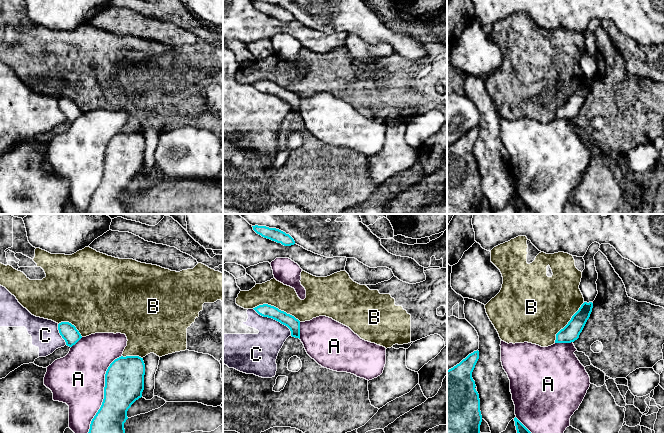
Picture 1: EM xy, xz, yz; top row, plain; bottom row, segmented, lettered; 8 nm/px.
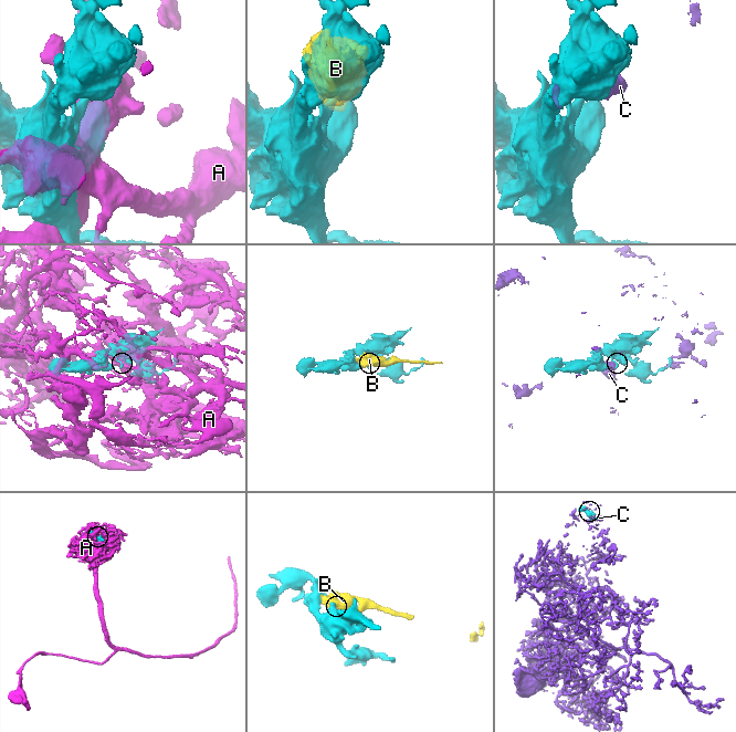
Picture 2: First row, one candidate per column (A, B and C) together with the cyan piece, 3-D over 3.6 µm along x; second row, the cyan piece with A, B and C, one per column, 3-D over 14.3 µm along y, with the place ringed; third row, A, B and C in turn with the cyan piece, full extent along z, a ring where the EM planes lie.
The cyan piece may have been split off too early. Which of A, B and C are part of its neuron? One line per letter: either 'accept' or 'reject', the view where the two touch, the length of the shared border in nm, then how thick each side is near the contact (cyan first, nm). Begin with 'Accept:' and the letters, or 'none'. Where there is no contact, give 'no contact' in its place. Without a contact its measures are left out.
Accept: none
A: reject; contact in xy; length 700 nm; calibres 320 and 440 nm
B: reject; contact in xz; length 400 nm; calibres 110 and 200 nm
C: reject; contact in xz; length 380 nm; calibres 110 and 260 nm

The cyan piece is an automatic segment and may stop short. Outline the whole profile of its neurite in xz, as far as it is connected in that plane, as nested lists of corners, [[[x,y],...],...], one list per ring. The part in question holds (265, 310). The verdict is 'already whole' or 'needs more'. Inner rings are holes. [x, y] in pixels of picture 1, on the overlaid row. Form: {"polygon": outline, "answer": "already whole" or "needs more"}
{"polygon": [[[263,304],[253,308],[259,315],[272,318],[281,324],[287,326],[291,331],[291,336],[300,339],[300,321],[294,316],[287,314],[278,308]]], "answer": "already whole"}

